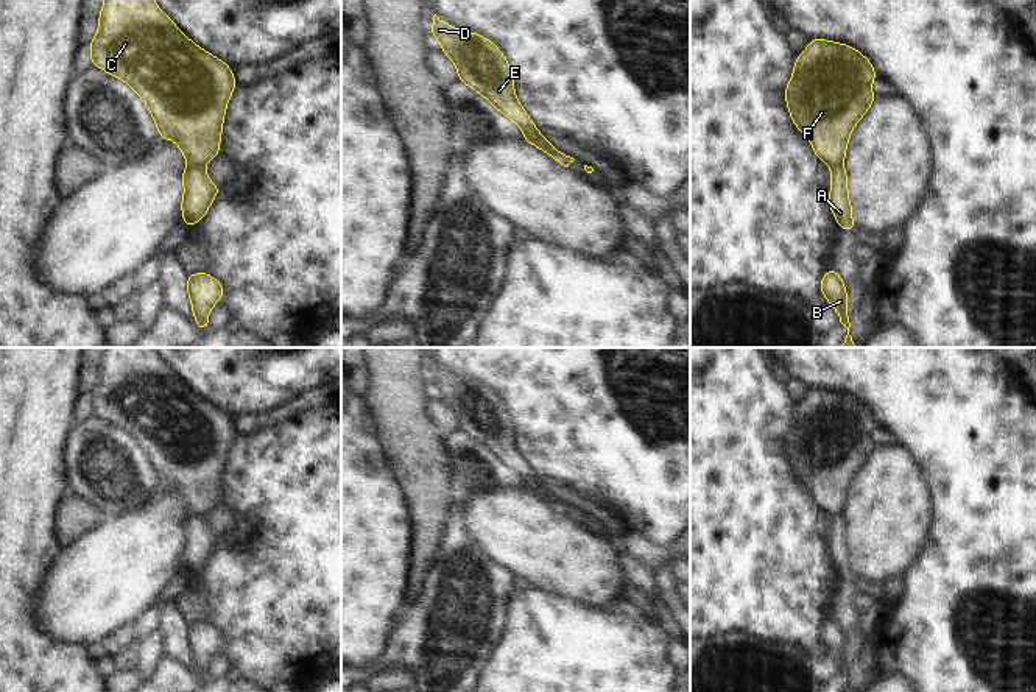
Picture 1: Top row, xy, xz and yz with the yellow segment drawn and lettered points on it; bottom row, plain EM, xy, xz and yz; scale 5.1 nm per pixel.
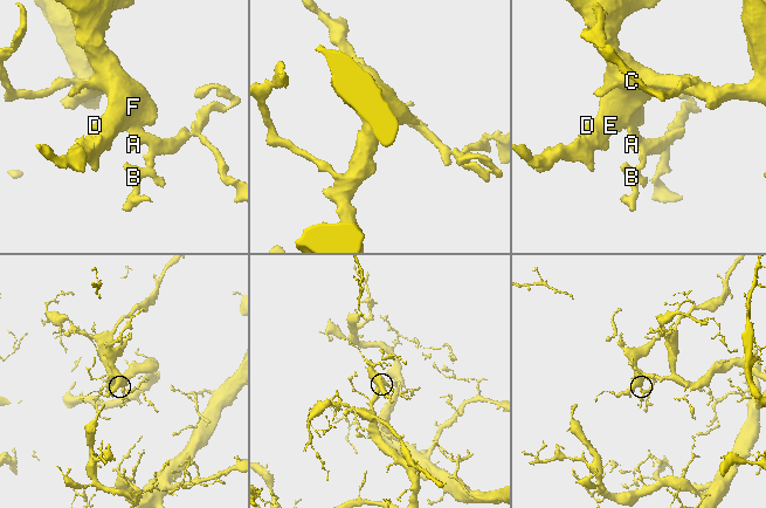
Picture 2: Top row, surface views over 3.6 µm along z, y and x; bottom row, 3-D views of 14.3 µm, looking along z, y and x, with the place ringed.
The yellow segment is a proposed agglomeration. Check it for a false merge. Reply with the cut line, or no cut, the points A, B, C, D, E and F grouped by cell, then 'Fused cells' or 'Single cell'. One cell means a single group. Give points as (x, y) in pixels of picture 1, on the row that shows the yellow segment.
Split along xy (189, 164), (203, 167). Groups: A B / C D E F. Fused cells

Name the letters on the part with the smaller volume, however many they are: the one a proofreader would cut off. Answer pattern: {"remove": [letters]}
{"remove": ["A", "B"]}

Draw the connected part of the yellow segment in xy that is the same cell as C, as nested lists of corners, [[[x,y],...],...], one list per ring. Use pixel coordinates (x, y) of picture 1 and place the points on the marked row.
[[[104,0],[97,36],[89,42],[92,65],[128,83],[148,106],[159,137],[181,148],[187,165],[204,167],[220,154],[220,139],[227,101],[237,87],[231,67],[192,42],[154,0]]]

